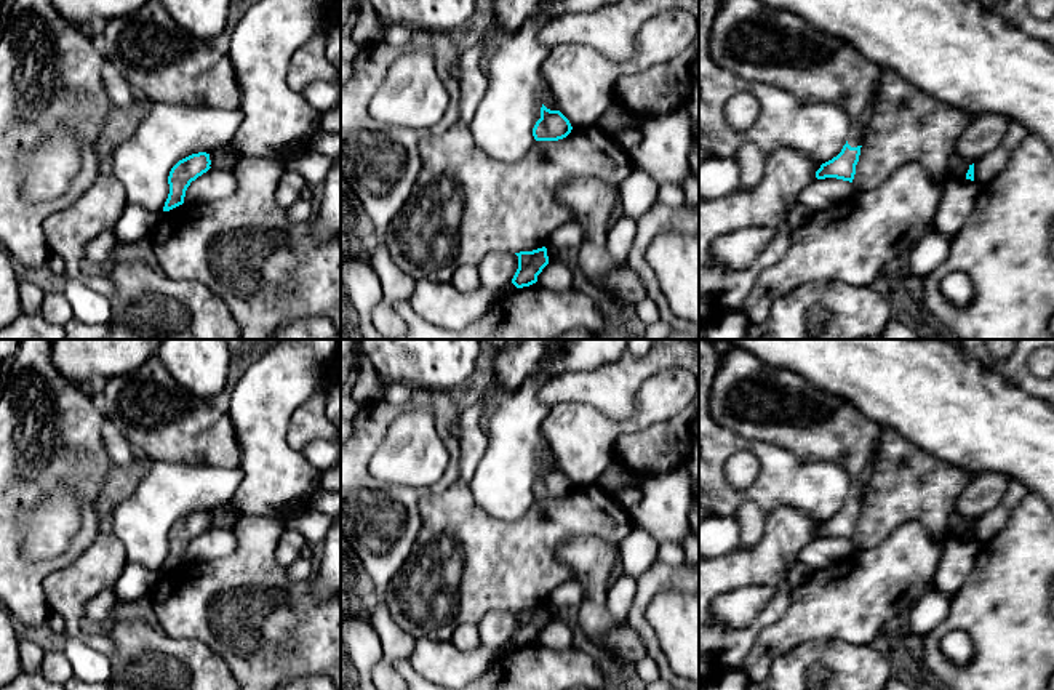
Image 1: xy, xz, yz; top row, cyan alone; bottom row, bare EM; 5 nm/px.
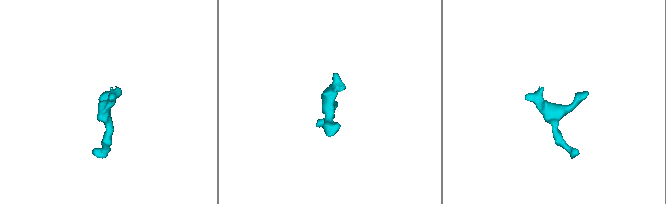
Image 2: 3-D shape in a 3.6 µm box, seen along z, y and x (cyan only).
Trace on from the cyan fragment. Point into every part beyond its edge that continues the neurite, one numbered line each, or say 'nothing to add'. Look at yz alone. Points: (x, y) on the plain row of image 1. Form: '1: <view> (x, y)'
1: yz (758, 402)

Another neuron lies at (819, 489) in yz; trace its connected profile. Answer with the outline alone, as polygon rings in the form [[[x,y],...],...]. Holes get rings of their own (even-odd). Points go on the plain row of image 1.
[[[699,339],[699,506],[717,517],[734,517],[744,503],[755,503],[765,514],[790,506],[819,522],[836,515],[851,488],[851,475],[843,466],[747,440],[715,423],[710,392],[718,362],[712,341]],[[742,450],[758,458],[760,472],[749,488],[737,490],[728,482],[725,464]]]

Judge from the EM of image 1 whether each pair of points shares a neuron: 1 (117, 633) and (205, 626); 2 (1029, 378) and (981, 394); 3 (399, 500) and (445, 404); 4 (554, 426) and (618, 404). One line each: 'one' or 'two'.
1: two
2: two
3: one
4: two

